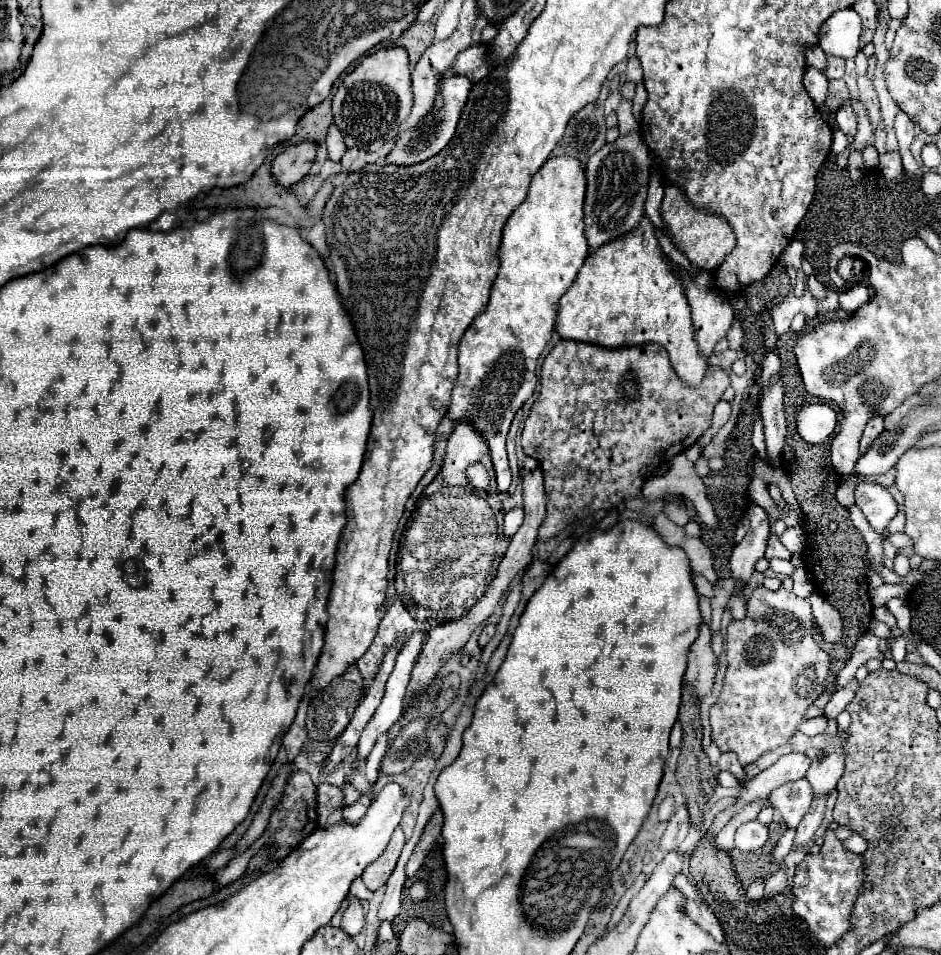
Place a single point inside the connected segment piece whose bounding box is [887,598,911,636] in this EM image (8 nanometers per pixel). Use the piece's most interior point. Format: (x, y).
(897, 607)

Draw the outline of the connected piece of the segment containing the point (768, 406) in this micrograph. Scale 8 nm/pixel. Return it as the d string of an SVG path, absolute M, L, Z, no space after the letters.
M771 382L771 386L761 398L761 412L763 412L763 422L765 422L765 446L767 446L769 464L779 466L787 431L781 384Z

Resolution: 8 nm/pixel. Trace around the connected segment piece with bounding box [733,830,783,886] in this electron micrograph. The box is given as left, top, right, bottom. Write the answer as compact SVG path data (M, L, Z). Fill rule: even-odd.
M773 830L771 836L769 836L769 842L757 852L733 850L733 866L737 870L737 878L743 886L749 886L755 878L767 876L767 864L773 864L771 862L771 852L773 852L777 840L781 838L781 834L783 832Z

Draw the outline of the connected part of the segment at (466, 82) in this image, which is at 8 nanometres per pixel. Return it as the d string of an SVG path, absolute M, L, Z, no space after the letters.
M449 74L449 76L441 76L439 78L439 92L437 96L441 98L439 106L431 110L431 114L435 114L435 120L425 120L425 122L419 122L417 128L411 128L409 132L401 134L399 140L395 142L393 150L385 156L385 164L395 164L395 166L413 166L417 162L425 162L427 158L433 158L435 154L439 154L447 144L449 140L455 136L455 130L457 130L457 122L459 122L459 116L463 112L463 106L467 102L467 96L473 88L473 82L465 76L459 76L459 74Z

